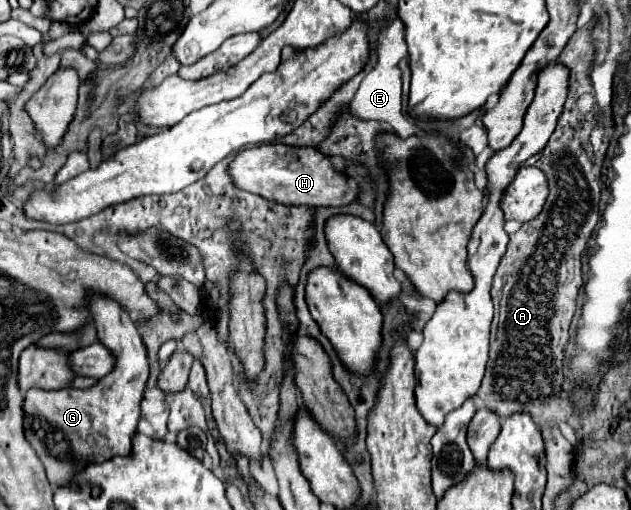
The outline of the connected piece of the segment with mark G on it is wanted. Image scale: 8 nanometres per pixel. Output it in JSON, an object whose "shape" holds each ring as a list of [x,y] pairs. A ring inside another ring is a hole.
{"shape":[[[93,295],[87,301],[97,337],[105,347],[111,347],[117,367],[89,389],[69,387],[45,391],[33,387],[23,399],[23,415],[29,419],[23,421],[25,439],[43,461],[51,485],[65,485],[65,481],[79,471],[75,469],[79,467],[79,461],[81,467],[85,467],[91,457],[95,457],[95,461],[105,461],[113,455],[127,455],[131,451],[131,437],[139,421],[139,403],[149,377],[147,351],[129,311],[105,295]],[[87,437],[93,437],[95,445],[89,445]]]}

